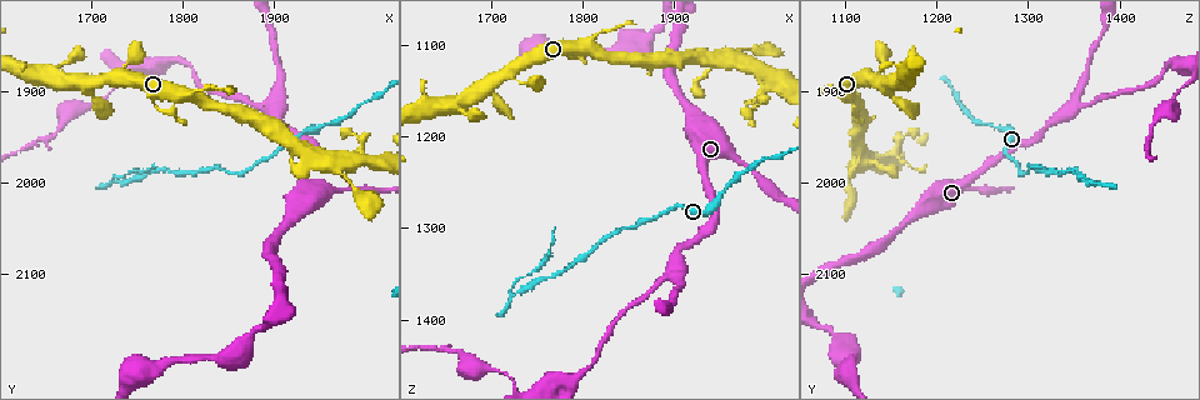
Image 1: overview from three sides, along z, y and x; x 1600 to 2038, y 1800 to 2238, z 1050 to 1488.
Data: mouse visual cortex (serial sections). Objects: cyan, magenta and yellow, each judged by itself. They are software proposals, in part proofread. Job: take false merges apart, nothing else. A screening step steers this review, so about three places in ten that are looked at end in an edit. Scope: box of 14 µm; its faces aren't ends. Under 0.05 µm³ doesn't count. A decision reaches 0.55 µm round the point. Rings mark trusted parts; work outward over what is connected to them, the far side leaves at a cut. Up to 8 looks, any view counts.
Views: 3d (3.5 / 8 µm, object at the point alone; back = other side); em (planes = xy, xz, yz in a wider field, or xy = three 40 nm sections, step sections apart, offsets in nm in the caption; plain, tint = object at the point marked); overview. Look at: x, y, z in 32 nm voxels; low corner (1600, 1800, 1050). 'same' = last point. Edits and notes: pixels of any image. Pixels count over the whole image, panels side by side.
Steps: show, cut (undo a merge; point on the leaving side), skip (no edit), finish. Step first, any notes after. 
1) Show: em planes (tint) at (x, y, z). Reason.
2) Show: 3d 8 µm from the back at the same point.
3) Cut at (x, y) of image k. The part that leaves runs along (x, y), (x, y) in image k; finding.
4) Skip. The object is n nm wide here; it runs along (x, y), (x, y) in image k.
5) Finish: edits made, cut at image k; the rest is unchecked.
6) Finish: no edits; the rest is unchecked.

Show: 3d 3.5 µm at (1895, 1920, 1350). A fork.

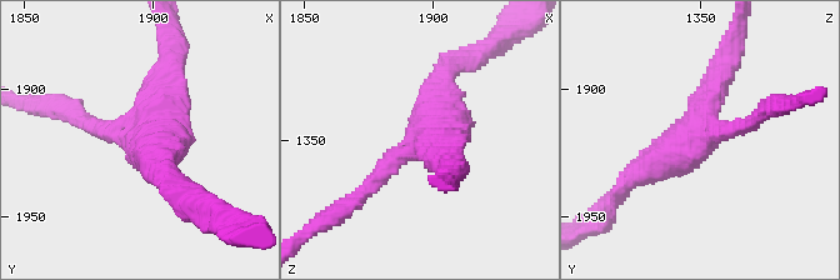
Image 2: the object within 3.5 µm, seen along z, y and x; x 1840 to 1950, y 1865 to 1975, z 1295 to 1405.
Skip. The arms are 200, 300, 300 nm wide; continuous, no second cell.

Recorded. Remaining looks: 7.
Show: 3d 3.5 µm at (1955, 1940, 1260). A narrow waist.

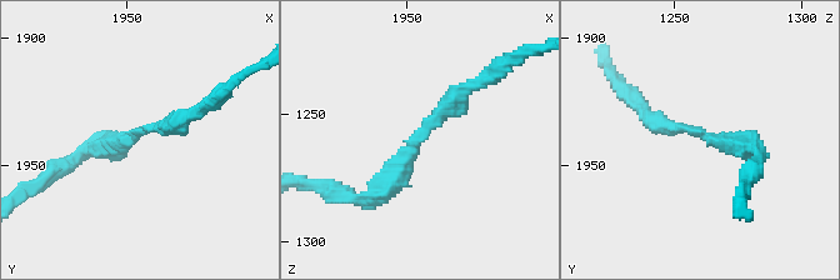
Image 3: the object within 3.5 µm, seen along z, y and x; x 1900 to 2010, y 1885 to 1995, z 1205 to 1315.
Show: em xy step 5 (plain) at (1952, 1937, 1260). The arms are 250, 250 nm wide.

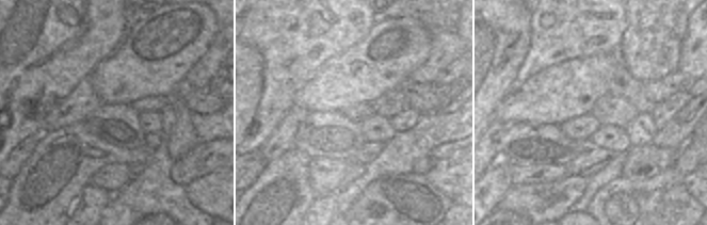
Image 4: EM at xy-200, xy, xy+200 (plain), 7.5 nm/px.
Show: em xy step 5 (tint) at the same point. Where the object lies.

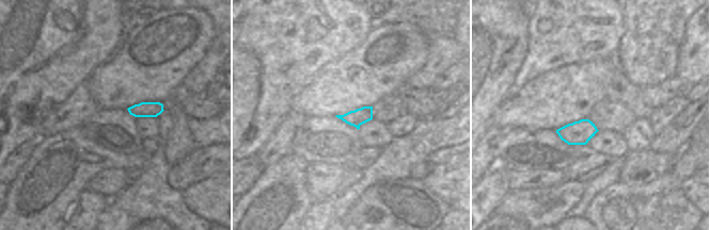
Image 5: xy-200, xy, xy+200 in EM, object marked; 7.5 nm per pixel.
Skip. The object is 120 nm wide here; it runs along (369, 199), (473, 84) in image 3; continuous, no second cell.

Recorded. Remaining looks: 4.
Show: 3d 3.5 µm from the back at (1720, 2000, 1370). Abrupt turn.

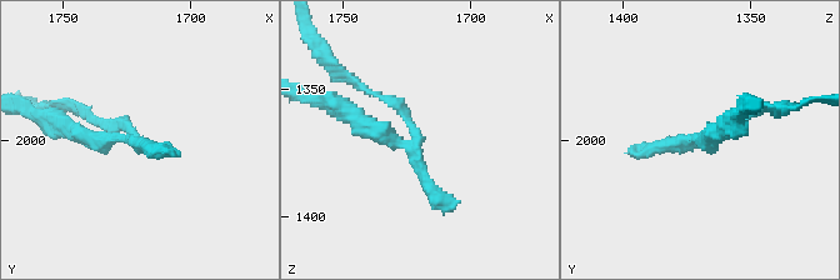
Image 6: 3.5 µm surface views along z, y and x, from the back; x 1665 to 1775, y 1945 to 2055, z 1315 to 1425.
Show: em xy step 2 (tint) at (1724, 2000, 1371).

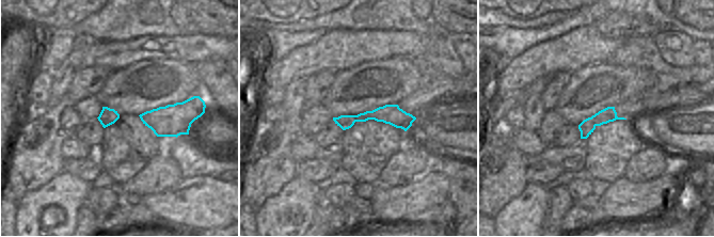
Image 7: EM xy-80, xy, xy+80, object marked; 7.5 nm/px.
Cut at (391, 99) of image 6. The object is 150 nm wide here; the part that leaves runs along (414, 138), (403, 109), (333, 64) in image 6; two cells meet here.

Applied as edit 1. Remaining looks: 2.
Finish: edits made, cut at image 6; the rest is unchecked.

